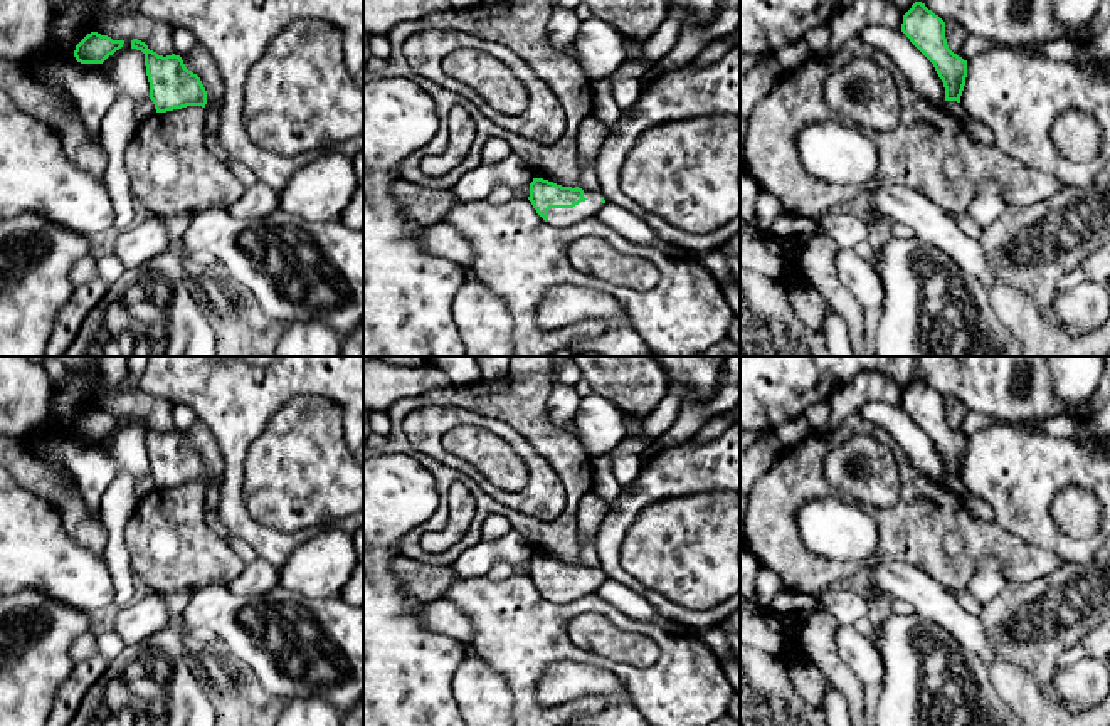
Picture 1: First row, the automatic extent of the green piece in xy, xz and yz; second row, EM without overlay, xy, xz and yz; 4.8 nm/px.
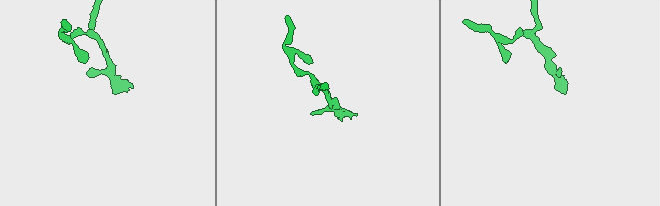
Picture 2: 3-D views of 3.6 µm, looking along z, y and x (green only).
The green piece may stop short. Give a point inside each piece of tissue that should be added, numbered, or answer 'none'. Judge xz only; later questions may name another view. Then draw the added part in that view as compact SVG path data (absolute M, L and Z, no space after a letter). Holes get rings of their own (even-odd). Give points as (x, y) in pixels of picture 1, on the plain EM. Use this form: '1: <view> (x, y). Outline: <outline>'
1: xz (559, 594). Outline: M584 568L584 573L587 576L574 585L550 585L547 600L563 605L584 595L595 593L604 581L600 568Z

